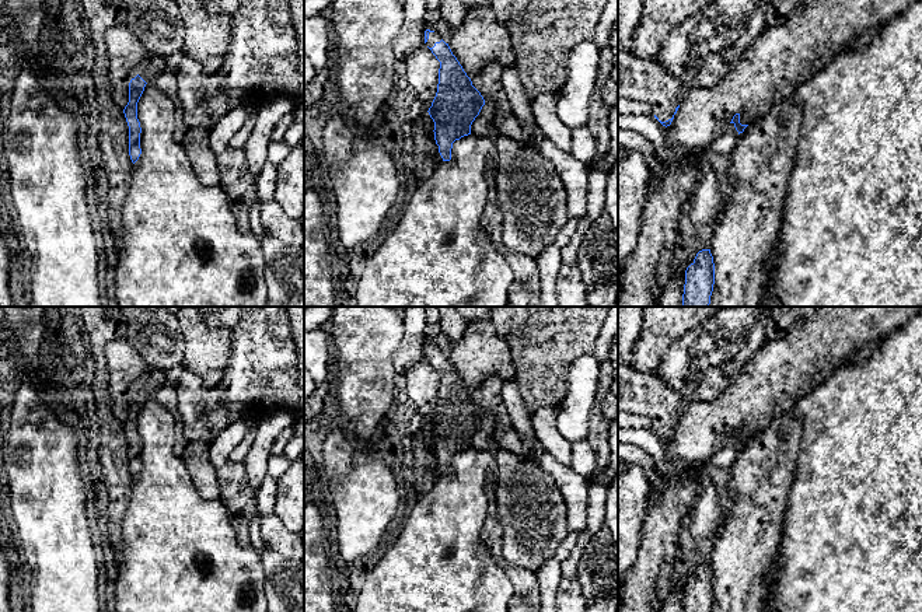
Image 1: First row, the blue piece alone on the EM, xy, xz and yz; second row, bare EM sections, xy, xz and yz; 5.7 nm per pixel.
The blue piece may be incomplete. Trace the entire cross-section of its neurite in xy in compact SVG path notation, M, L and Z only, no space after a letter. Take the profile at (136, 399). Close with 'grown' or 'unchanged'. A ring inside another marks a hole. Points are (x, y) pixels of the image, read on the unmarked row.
M137 388L129 396L129 416L123 423L128 440L129 440L129 469L132 476L135 478L140 468L140 436L137 433L137 416L144 405L146 395Z; unchanged

